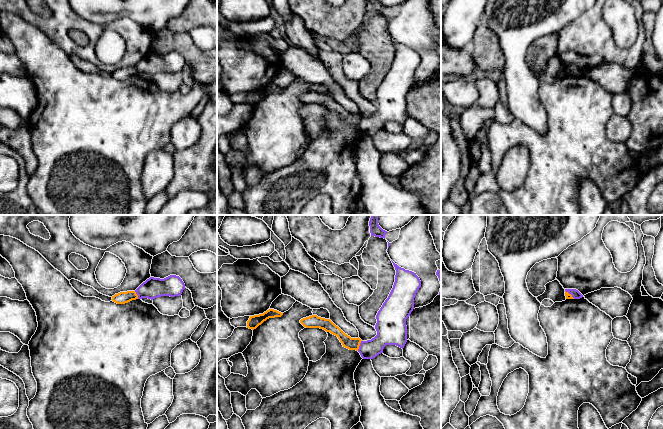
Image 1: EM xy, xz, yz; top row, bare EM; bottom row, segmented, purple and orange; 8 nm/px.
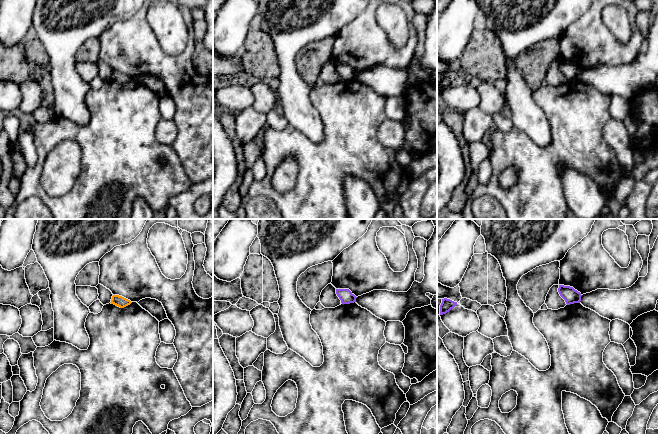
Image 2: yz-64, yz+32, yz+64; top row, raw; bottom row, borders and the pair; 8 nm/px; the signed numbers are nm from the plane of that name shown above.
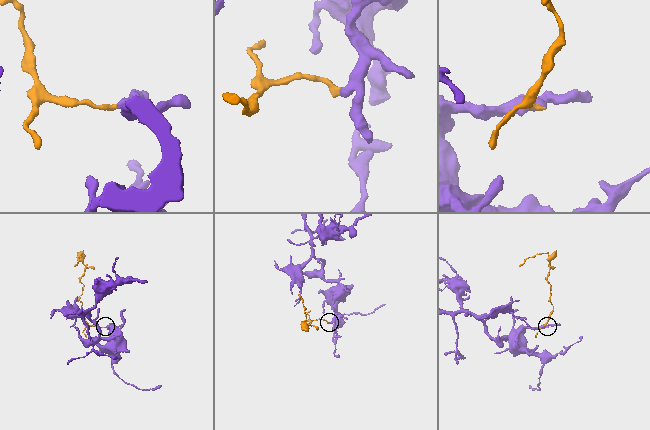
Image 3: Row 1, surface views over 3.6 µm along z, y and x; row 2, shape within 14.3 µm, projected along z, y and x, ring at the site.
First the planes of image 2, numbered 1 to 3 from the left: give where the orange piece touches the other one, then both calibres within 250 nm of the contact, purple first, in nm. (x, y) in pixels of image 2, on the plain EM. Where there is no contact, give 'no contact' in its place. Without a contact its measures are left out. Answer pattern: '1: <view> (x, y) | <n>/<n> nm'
1: no contact
2: no contact
3: no contact

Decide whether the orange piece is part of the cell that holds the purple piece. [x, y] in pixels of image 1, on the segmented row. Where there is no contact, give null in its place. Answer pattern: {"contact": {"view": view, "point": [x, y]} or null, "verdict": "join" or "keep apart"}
{"contact": {"view": "xz", "point": [360, 345]}, "verdict": "keep apart"}

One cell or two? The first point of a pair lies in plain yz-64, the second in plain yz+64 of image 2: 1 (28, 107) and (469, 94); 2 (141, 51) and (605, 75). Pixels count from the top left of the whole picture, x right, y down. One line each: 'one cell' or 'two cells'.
1: two cells
2: two cells

